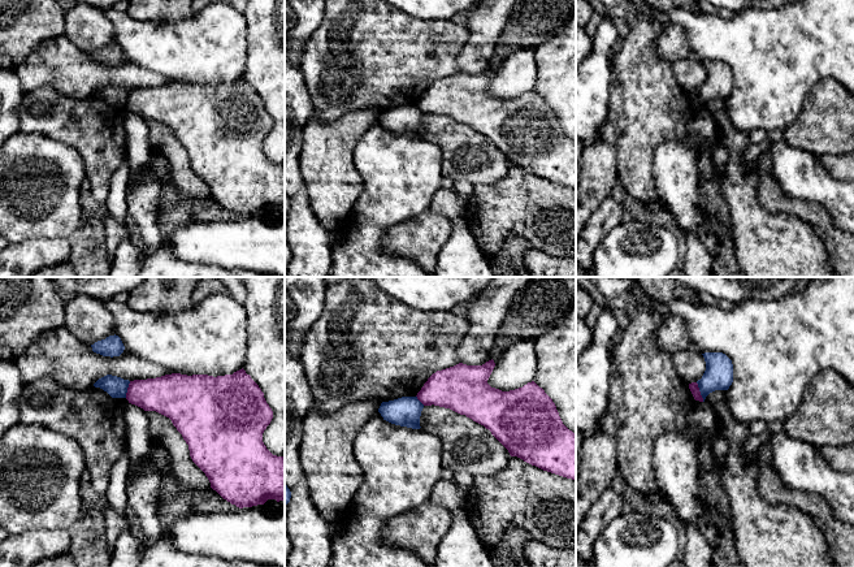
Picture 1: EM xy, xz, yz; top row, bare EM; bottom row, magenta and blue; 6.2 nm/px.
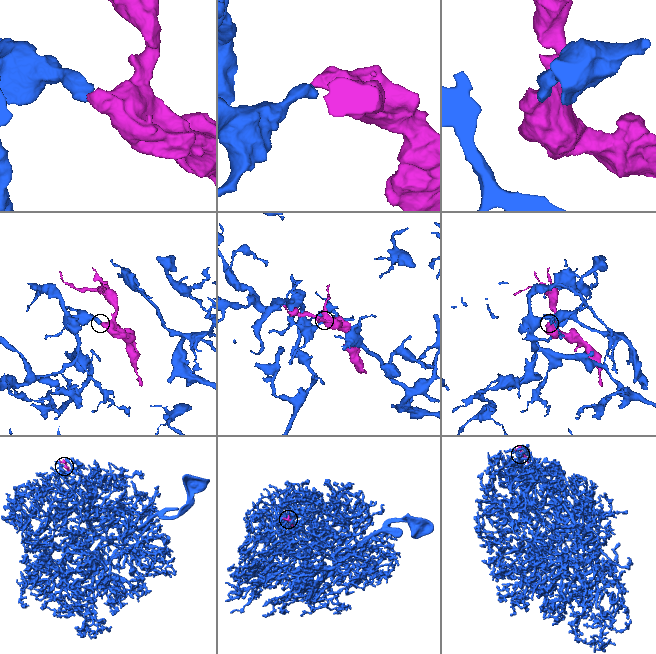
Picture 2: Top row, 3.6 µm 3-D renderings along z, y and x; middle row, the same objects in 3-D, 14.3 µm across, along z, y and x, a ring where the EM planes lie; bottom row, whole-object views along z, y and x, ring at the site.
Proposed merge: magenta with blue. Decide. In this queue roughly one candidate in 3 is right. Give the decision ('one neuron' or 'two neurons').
two neurons

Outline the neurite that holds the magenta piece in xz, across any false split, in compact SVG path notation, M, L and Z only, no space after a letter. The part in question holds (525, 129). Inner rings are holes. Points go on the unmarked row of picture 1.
M491 68L482 74L459 72L437 79L416 105L424 114L450 117L484 134L511 165L517 165L543 179L576 189L576 143L563 133L552 108L534 90L510 100L491 96L487 88L494 75L495 72Z

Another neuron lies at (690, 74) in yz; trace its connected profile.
M693 55L675 61L672 64L672 70L676 81L686 92L697 91L706 79L703 64Z

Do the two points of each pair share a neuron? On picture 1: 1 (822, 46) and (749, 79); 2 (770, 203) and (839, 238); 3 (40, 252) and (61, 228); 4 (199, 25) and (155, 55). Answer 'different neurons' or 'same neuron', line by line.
1: same neuron
2: same neuron
3: different neurons
4: same neuron

